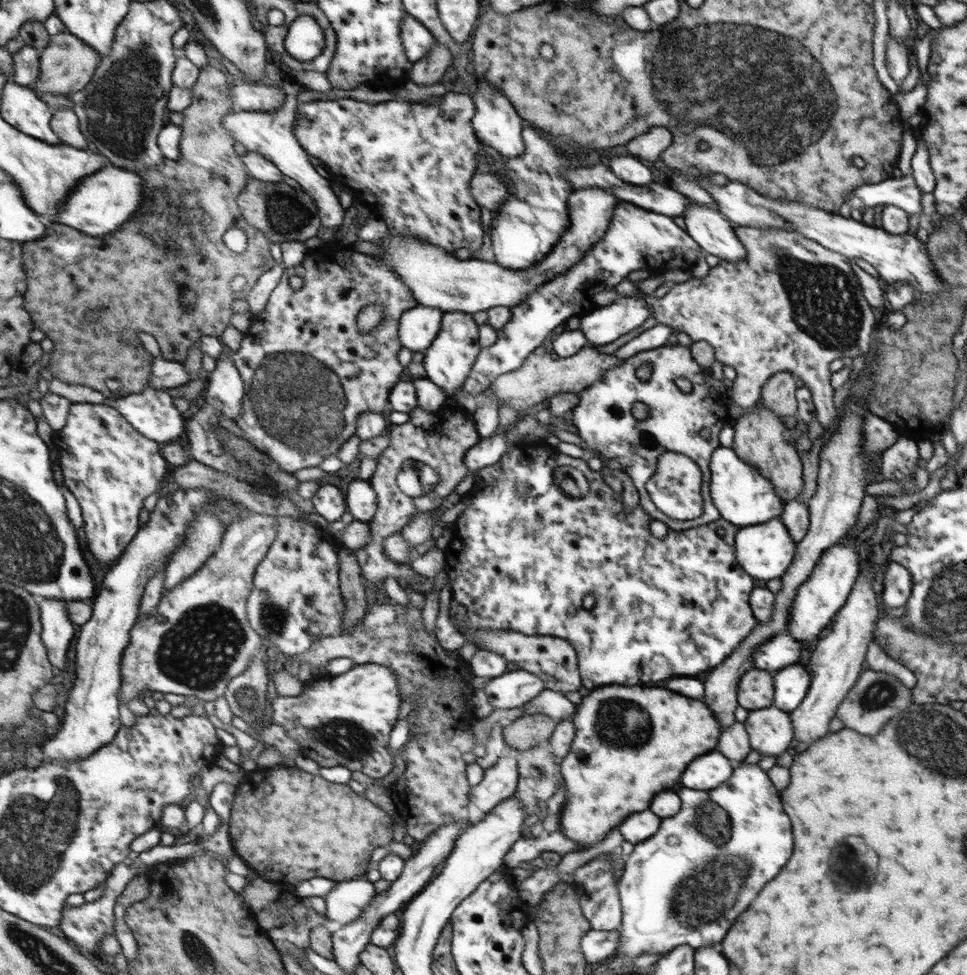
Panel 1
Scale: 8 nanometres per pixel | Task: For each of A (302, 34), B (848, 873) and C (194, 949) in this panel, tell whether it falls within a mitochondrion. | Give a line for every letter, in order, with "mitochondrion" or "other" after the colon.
A: other
B: mitochondrion
C: mitochondrion

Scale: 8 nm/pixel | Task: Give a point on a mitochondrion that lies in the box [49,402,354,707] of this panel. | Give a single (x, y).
(198, 650)

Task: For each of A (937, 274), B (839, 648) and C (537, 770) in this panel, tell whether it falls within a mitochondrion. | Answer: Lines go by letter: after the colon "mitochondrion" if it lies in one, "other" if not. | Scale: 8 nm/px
A: other
B: other
C: mitochondrion

